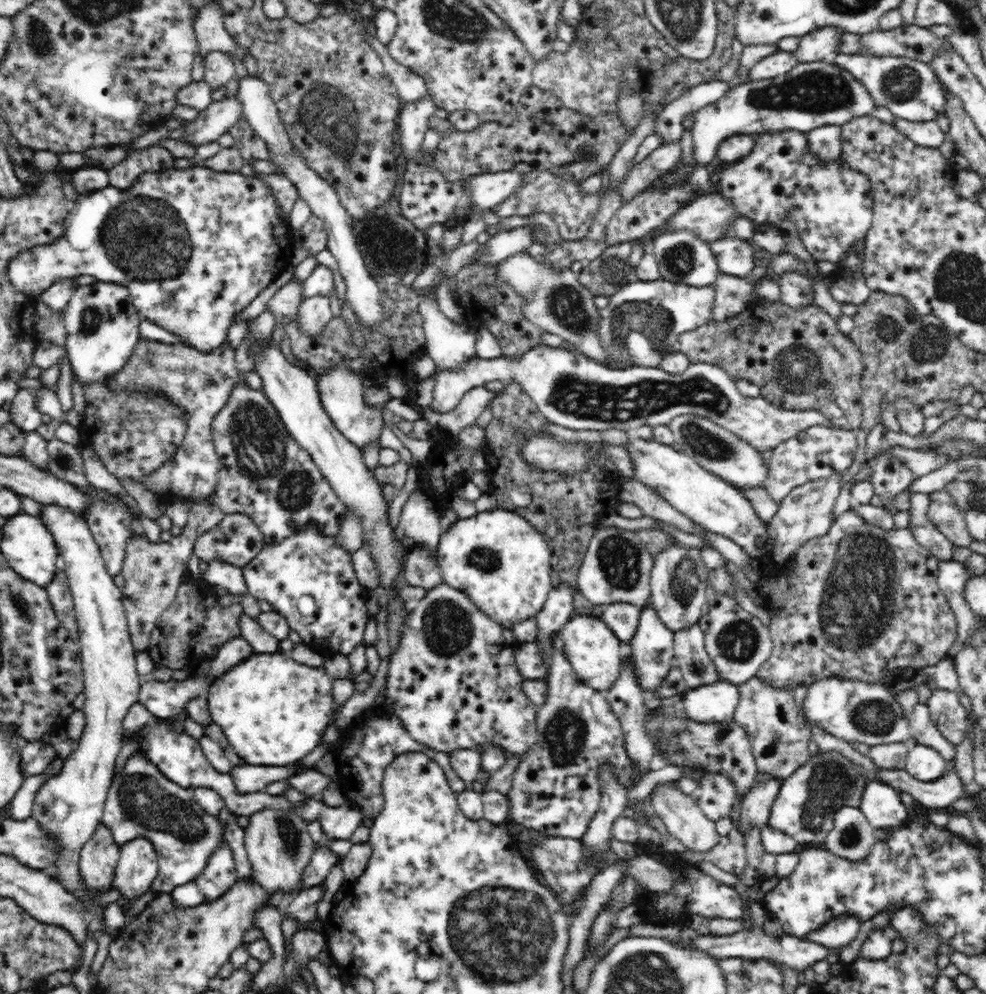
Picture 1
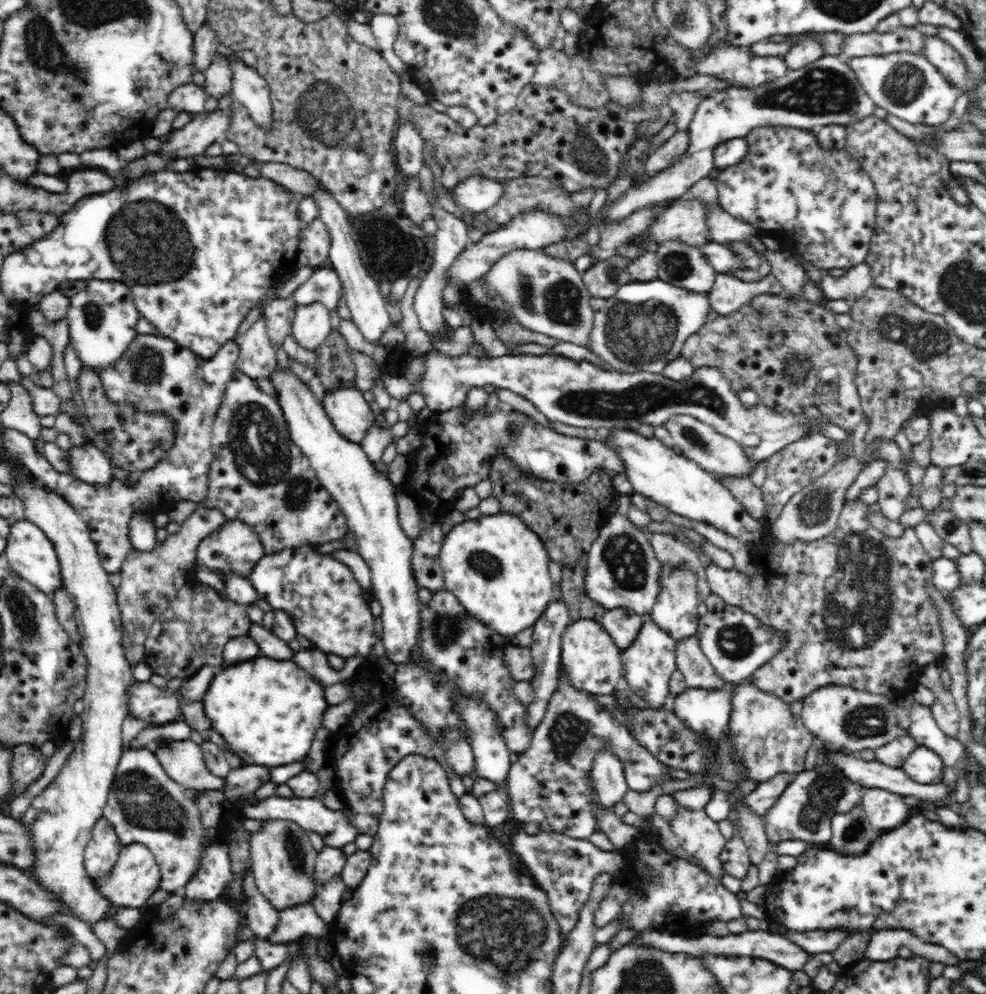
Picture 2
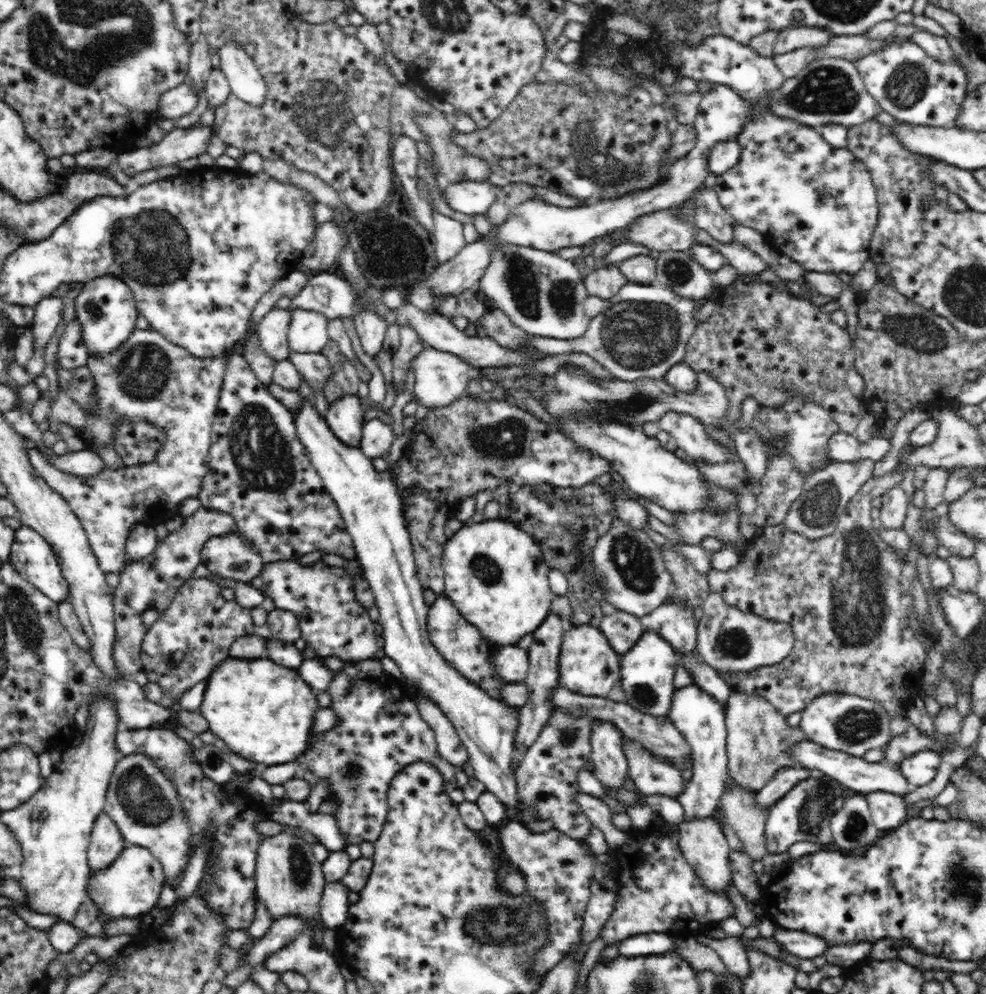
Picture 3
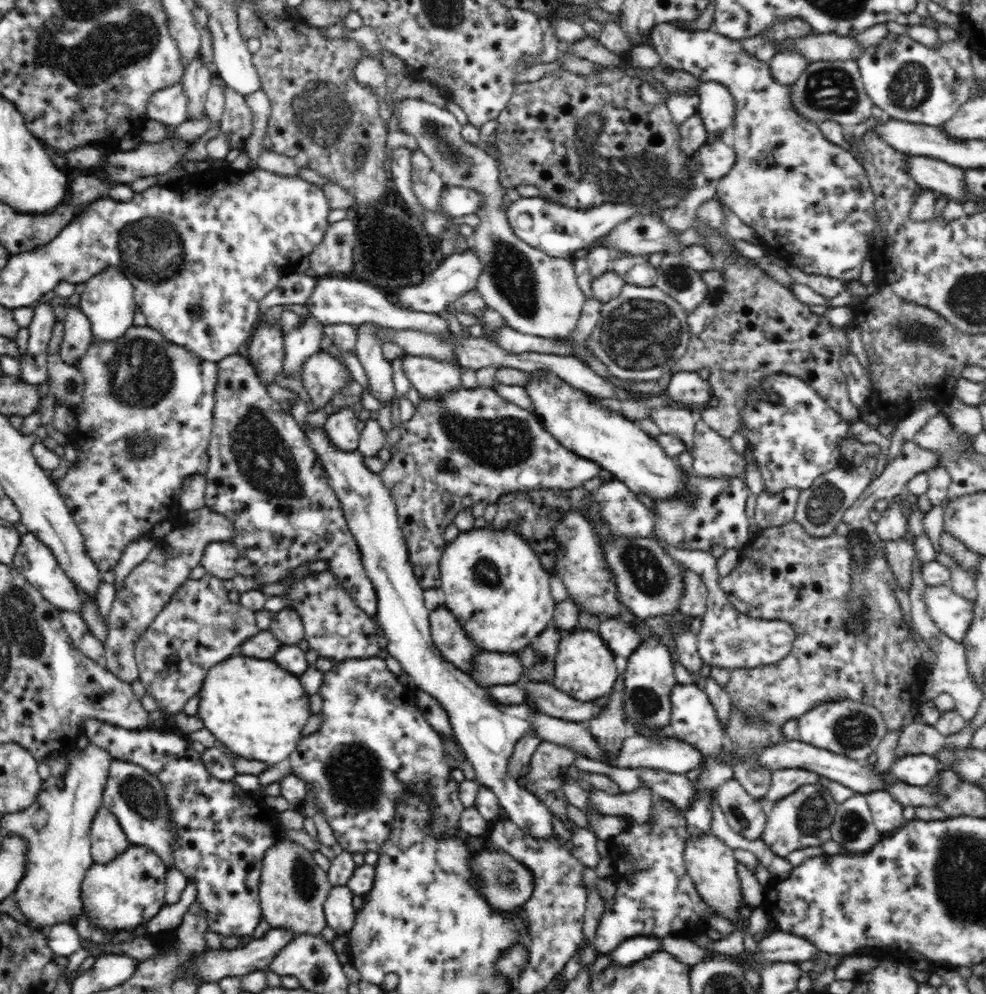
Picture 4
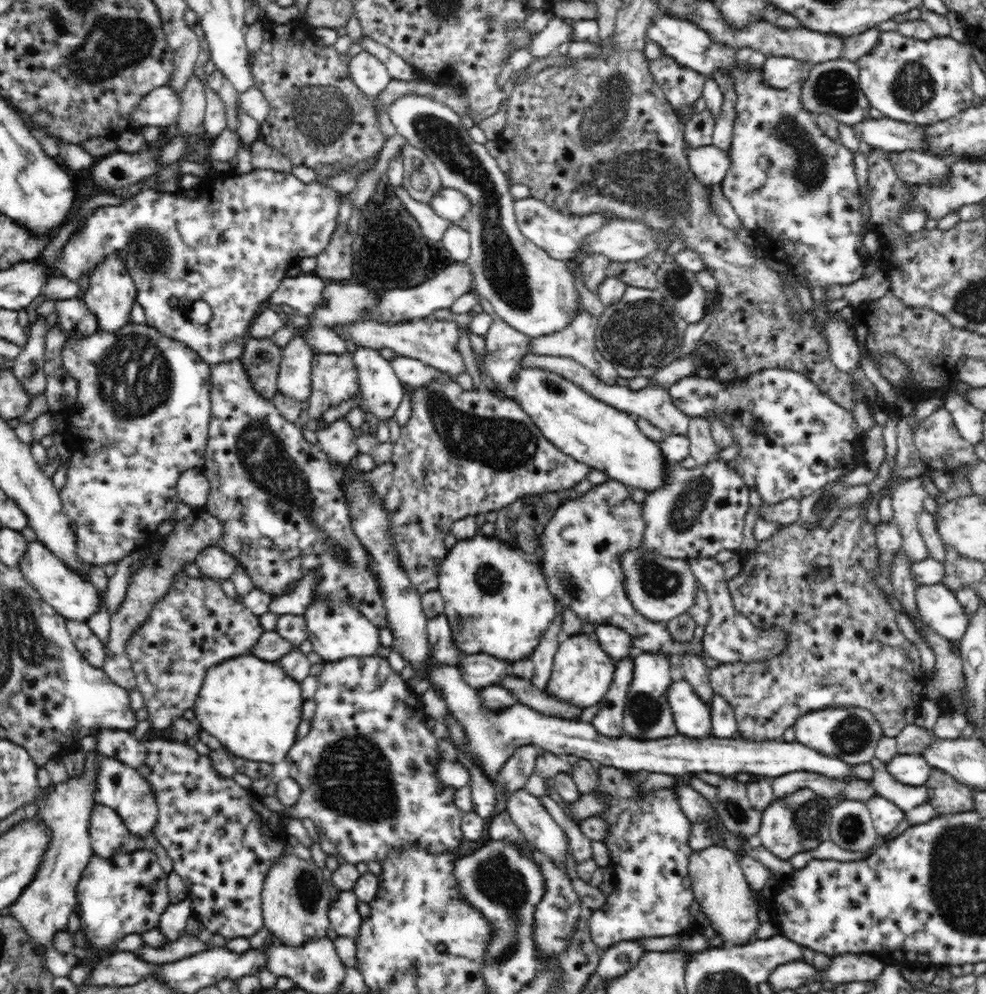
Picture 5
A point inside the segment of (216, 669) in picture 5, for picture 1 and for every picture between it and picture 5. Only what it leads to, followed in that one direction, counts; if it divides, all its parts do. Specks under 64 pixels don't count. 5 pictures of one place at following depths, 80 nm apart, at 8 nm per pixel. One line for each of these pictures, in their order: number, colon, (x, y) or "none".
1: (273, 710)
2: (268, 710)
3: (263, 711)
4: (256, 708)

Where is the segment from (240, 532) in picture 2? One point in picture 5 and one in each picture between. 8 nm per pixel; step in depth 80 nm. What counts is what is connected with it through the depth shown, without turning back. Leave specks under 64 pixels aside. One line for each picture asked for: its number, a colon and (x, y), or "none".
3: (231, 556)
4: (223, 560)
5: (213, 562)

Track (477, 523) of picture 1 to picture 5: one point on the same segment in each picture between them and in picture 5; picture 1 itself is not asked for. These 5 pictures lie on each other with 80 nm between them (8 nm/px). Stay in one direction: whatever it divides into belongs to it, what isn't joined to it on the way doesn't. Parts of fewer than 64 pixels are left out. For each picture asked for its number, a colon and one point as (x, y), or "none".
2: (498, 568)
3: (495, 574)
4: (494, 583)
5: (497, 602)

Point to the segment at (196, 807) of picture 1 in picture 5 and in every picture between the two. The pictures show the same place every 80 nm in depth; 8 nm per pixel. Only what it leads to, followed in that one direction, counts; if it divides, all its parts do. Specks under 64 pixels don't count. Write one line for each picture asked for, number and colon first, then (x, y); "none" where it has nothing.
2: (144, 805)
3: (145, 806)
4: (137, 799)
5: (119, 786)

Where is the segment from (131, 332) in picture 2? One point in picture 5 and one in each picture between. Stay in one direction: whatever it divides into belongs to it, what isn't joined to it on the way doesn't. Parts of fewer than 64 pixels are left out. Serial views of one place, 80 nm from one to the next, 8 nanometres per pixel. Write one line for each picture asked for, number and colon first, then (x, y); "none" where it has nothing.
3: (106, 308)
4: (108, 300)
5: (111, 294)

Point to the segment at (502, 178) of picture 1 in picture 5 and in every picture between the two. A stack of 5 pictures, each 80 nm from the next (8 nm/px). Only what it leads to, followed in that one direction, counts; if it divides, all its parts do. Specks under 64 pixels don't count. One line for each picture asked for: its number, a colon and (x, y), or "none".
2: (476, 194)
3: (471, 198)
4: (456, 201)
5: (451, 205)

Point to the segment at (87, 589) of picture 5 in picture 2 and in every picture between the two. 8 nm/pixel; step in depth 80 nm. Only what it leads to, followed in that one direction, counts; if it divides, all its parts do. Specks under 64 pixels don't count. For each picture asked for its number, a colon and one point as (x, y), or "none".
2: (30, 552)
3: (31, 556)
4: (33, 559)

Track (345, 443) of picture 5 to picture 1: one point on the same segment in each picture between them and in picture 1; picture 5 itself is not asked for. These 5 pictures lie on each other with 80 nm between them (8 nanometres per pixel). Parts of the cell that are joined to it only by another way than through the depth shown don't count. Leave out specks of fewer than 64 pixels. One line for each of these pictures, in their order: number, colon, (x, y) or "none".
1: (341, 393)
2: (351, 414)
3: (345, 417)
4: (342, 428)

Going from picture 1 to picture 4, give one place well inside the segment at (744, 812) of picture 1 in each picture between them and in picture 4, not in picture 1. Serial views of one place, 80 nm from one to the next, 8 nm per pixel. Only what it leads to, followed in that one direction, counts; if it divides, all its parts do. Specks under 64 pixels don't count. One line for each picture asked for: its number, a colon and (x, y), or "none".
2: (761, 800)
3: (785, 780)
4: (785, 782)

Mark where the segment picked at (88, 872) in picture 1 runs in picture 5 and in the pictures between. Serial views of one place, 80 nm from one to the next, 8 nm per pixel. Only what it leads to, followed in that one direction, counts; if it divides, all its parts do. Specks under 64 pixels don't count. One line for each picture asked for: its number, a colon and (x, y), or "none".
2: (100, 855)
3: (107, 843)
4: (108, 839)
5: (109, 835)

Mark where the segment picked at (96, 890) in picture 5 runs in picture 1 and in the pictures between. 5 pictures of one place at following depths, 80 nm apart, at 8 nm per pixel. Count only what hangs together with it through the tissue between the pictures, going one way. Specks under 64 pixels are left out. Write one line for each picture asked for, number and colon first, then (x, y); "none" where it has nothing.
1: (137, 867)
2: (134, 878)
3: (131, 885)
4: (123, 894)

